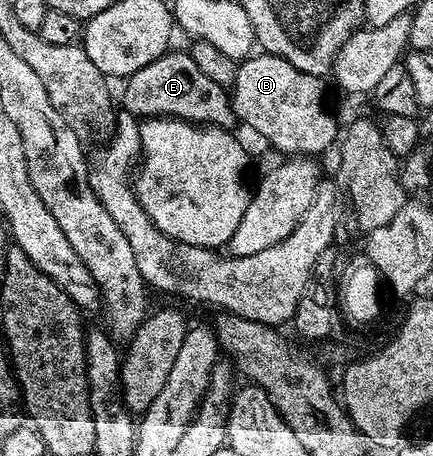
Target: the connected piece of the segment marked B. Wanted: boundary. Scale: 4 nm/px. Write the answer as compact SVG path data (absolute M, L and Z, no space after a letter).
M263 52L253 53L251 56L243 59L237 65L236 68L236 79L234 80L234 84L230 87L230 97L232 99L232 111L236 113L237 119L241 123L245 122L246 125L249 126L250 129L253 130L256 134L261 134L262 137L265 138L266 141L269 142L270 145L273 146L276 150L281 150L281 155L284 156L320 156L316 154L320 154L323 150L333 149L334 143L338 138L338 130L336 134L336 118L334 115L328 111L328 94L324 91L324 82L325 79L323 77L307 74L306 72L302 72L298 68L294 68L294 64L290 64L286 60L282 60L278 56L274 56L273 54L265 54Z

